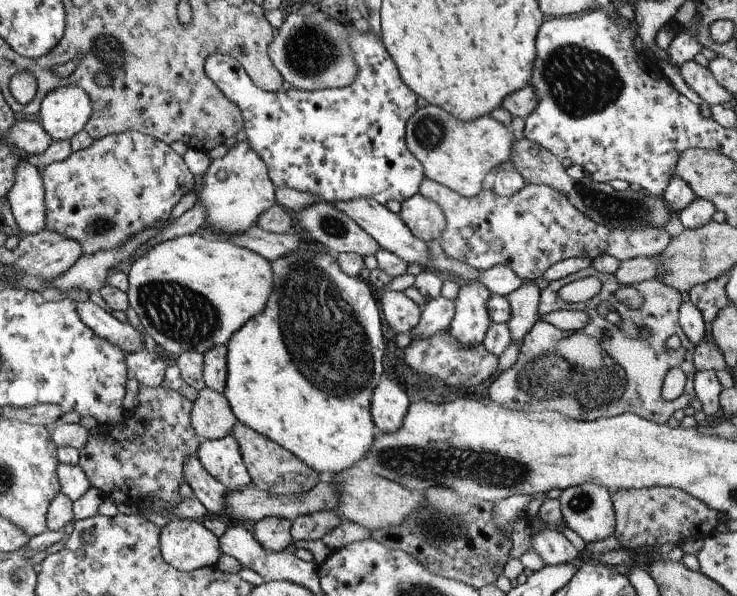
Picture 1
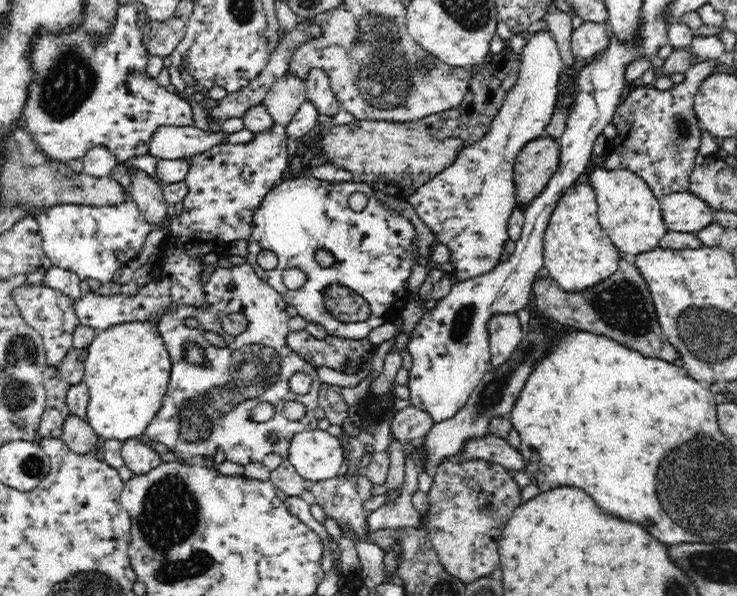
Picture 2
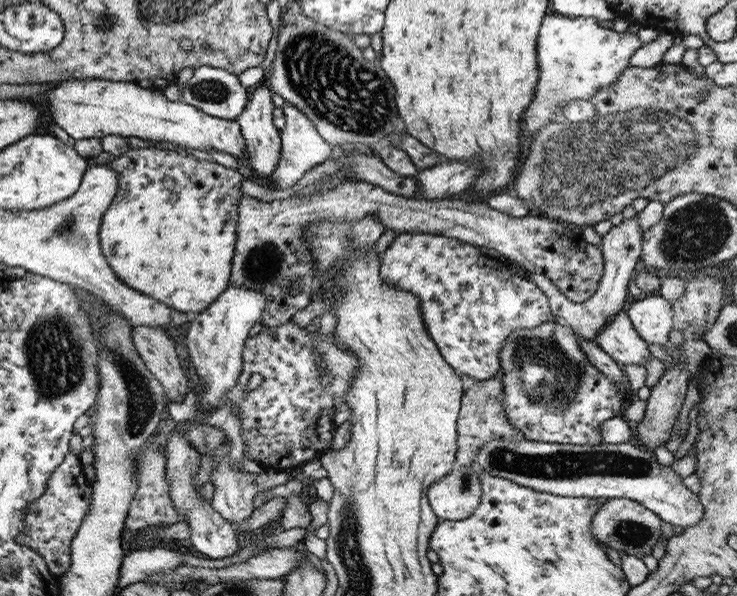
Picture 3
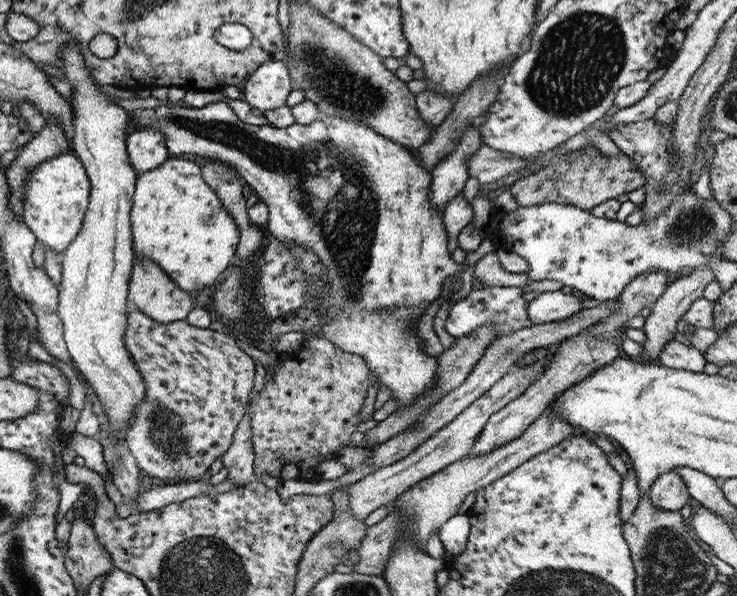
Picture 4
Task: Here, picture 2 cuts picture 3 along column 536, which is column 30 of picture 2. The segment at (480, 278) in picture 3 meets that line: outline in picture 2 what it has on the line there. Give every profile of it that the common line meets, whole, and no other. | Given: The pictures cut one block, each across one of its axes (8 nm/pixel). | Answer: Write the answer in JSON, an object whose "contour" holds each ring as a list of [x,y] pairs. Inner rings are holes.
{"contour":[[[42,284],[38,286],[19,285],[13,290],[13,297],[24,320],[37,330],[43,338],[45,357],[49,366],[58,367],[64,355],[73,347],[72,334],[80,324],[74,313],[74,299]]]}

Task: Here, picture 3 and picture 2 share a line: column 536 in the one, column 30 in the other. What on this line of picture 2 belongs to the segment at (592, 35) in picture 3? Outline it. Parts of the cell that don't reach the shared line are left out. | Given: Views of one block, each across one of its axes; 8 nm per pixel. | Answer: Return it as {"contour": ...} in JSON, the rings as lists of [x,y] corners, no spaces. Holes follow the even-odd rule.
{"contour":[[[126,2],[119,3],[106,36],[88,32],[81,24],[47,32],[36,28],[28,55],[34,81],[24,104],[26,129],[52,159],[68,163],[82,159],[90,148],[108,148],[119,163],[149,154],[152,132],[159,127],[195,126],[191,104],[170,94],[146,72],[149,49],[141,29],[143,16]]]}

